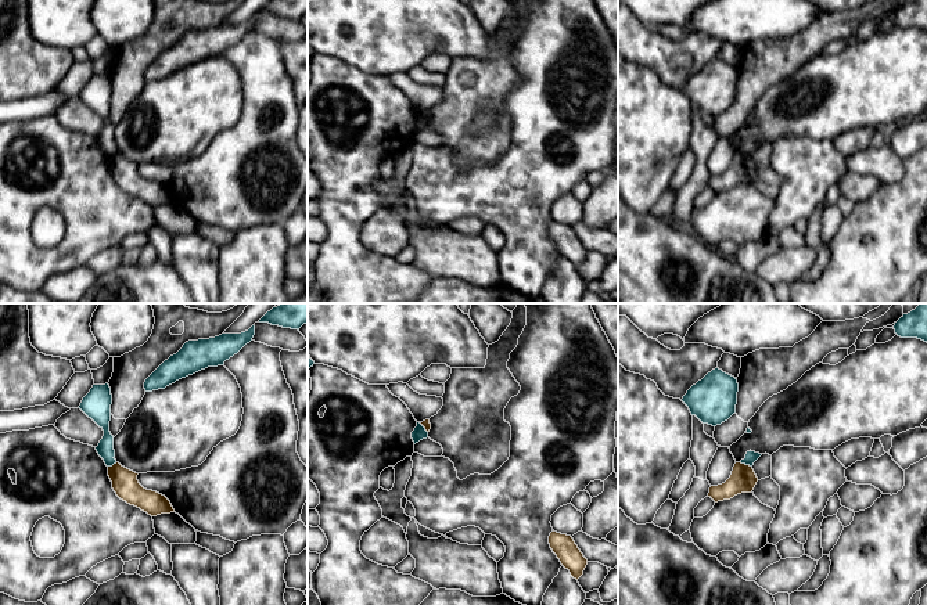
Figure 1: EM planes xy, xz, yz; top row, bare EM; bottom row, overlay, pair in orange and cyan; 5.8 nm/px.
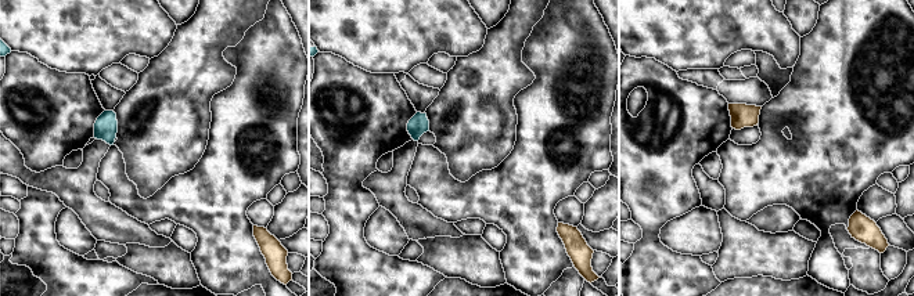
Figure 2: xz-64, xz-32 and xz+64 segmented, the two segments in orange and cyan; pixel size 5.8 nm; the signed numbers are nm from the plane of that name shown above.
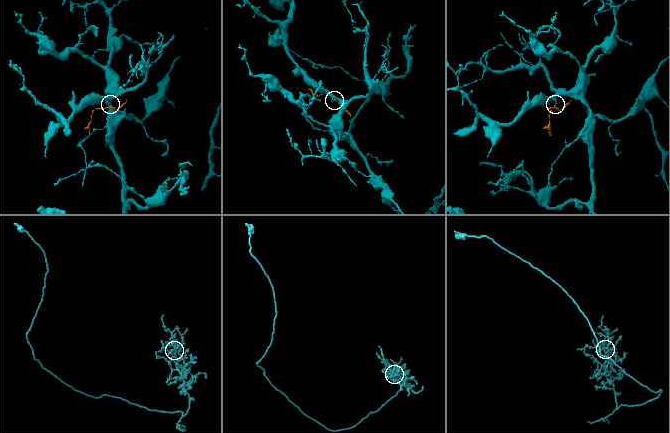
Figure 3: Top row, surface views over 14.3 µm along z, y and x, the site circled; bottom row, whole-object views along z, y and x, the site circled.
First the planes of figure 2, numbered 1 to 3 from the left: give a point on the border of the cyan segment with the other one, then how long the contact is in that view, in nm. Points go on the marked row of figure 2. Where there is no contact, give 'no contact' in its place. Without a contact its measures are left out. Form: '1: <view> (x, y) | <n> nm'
1: no contact
2: no contact
3: no contact

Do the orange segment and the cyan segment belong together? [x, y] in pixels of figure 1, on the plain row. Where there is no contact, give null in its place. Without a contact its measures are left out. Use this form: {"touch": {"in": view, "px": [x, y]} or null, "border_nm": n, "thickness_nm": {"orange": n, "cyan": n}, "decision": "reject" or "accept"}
{"touch": {"in": "yz", "px": [744, 154]}, "border_nm": 80, "thickness_nm": {"orange": 160, "cyan": 70}, "decision": "reject"}

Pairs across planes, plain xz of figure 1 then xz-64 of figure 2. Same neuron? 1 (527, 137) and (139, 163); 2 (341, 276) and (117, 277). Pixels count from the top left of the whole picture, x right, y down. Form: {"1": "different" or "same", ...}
{"1": "different", "2": "same"}

